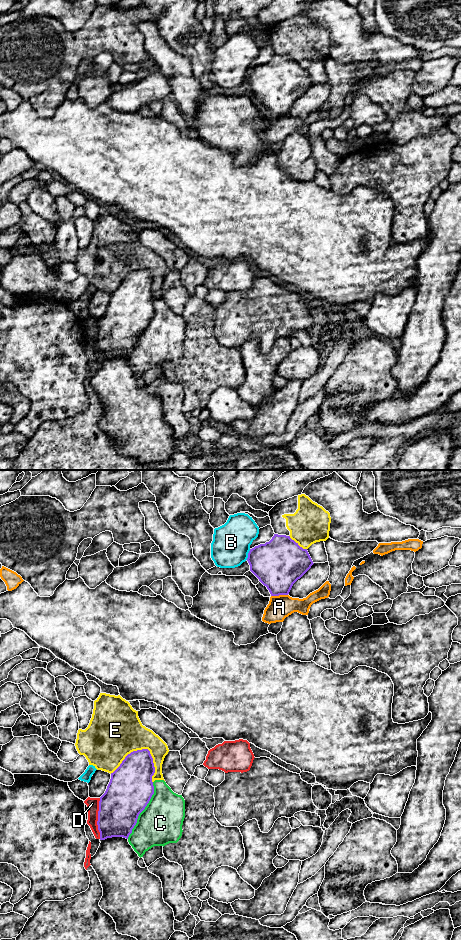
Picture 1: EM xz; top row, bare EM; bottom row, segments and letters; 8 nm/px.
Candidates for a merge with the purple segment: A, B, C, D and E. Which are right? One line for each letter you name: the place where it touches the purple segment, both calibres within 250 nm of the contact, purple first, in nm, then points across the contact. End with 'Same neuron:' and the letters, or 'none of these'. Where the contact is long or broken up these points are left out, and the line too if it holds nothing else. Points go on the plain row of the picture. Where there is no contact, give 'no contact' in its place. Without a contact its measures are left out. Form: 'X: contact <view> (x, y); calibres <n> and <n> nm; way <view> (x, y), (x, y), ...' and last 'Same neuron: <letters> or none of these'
Same neuron: none of these

